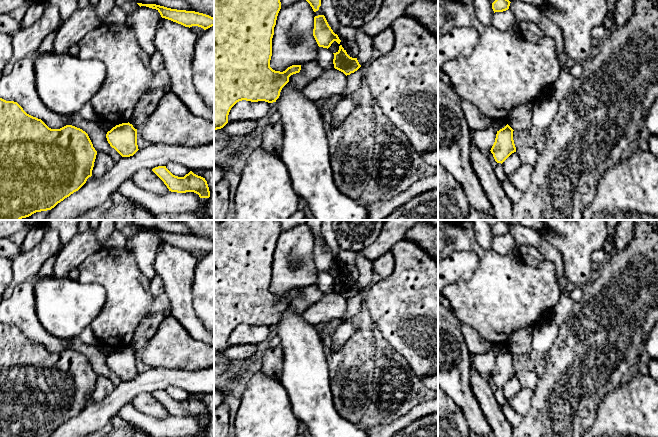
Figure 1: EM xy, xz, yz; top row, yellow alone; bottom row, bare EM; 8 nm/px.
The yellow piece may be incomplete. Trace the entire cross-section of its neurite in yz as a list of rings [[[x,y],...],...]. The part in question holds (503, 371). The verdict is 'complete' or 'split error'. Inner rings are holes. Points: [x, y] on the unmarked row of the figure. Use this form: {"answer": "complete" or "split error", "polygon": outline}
{"answer": "complete", "polygon": [[[507,348],[497,355],[491,377],[497,387],[503,387],[512,377],[516,376],[513,364],[513,353]]]}

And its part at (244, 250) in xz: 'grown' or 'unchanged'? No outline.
unchanged

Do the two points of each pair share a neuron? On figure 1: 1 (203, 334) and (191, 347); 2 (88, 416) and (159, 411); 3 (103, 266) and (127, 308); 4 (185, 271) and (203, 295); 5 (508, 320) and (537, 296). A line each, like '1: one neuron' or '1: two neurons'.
1: two neurons
2: two neurons
3: one neuron
4: two neurons
5: one neuron

